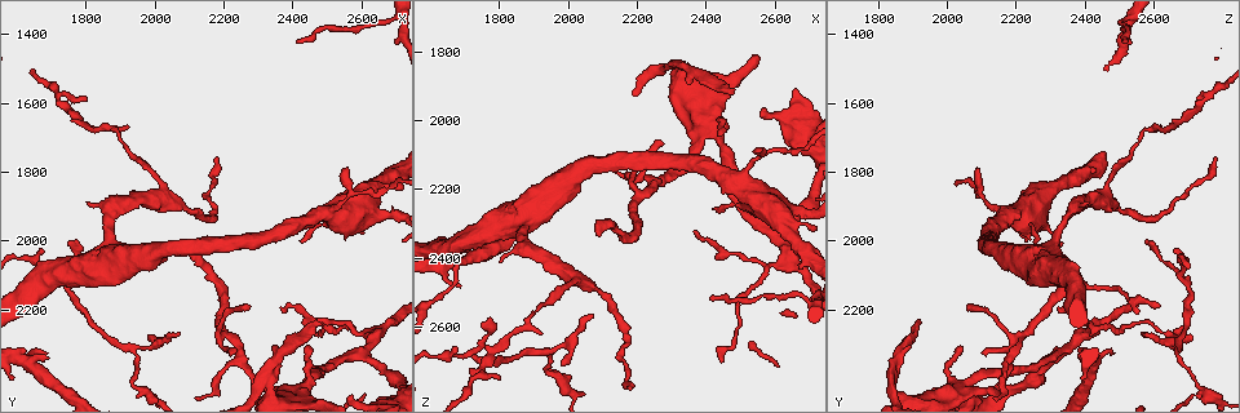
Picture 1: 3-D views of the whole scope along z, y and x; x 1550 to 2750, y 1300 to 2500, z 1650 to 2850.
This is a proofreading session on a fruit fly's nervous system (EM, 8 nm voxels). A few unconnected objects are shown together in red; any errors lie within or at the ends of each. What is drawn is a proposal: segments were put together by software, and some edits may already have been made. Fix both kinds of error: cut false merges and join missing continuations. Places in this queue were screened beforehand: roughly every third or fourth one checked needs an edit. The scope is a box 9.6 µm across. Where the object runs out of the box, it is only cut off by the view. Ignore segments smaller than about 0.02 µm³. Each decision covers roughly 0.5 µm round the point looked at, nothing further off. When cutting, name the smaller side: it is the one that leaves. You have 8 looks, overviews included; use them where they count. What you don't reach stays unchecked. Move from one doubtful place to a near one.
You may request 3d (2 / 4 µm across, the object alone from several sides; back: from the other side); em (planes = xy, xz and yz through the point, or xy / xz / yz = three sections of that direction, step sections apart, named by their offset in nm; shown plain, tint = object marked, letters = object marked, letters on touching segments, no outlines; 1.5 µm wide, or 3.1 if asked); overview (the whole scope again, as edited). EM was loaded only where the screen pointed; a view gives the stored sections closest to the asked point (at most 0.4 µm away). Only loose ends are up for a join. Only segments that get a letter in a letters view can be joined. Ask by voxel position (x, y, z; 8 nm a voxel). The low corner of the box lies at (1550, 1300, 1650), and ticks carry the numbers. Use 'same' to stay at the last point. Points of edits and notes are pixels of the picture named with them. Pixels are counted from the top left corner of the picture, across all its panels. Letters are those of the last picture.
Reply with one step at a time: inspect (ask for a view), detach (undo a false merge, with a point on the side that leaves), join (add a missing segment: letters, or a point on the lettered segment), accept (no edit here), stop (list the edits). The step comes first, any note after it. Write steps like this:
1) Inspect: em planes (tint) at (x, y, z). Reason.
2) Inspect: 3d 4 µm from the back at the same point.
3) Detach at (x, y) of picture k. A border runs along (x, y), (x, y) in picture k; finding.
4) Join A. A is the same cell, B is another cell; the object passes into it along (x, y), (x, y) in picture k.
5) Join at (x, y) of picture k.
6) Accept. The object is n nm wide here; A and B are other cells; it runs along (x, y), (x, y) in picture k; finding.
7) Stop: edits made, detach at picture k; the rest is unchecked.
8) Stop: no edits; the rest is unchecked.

Inspect: em planes (letters) at (2410, 2430, 2030). Abrupt turn.

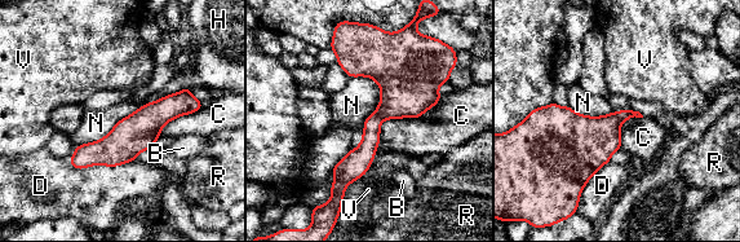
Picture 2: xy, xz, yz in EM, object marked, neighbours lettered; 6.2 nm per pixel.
Accept. The object is 200 nm wide here; B, C, D, H, N, R and V are other cells; a border runs along (145, 102), (102, 137), (75, 148) in picture 2; all the same cell.

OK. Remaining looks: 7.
Inspect: em planes (tint) at (2320, 2400, 1830). Calibre changes.

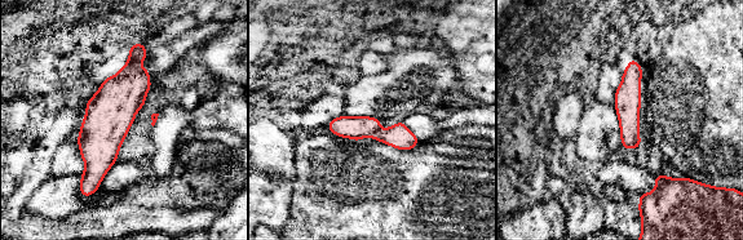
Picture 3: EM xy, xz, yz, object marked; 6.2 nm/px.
Inspect: em planes (letters) at the same point.

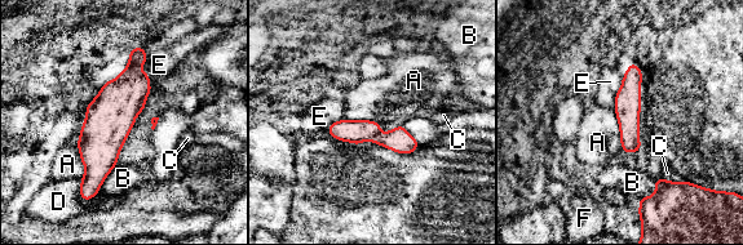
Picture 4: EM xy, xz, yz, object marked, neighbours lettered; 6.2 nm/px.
Detach at (355, 132) of picture 4. A, B, C, D, E and F are other cells; the part that leaves runs along (138, 50), (92, 192) in picture 4; a second cell is stuck on.

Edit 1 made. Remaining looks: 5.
Inspect: overview. See it whole again.

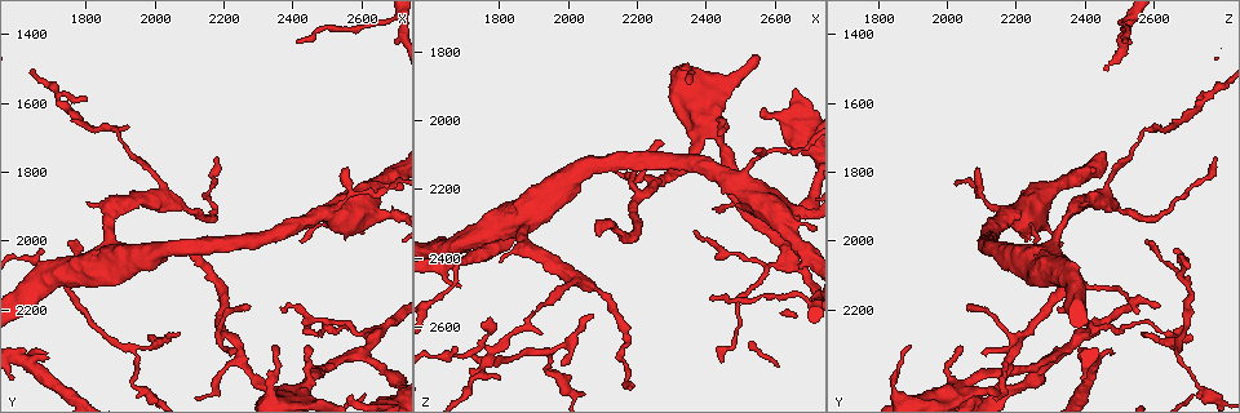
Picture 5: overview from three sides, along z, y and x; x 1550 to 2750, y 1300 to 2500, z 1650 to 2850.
Inspect: 3d 4 µm from the back at (1880, 1920, 2350). Thick turns thin.

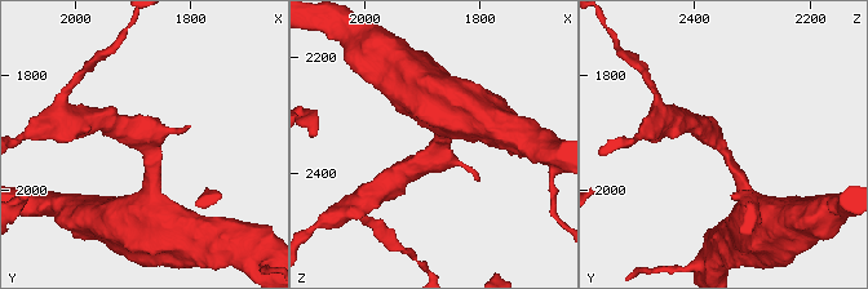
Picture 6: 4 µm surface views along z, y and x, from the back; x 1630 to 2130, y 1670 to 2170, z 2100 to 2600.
Inspect: em planes (tint) at (1875, 1925, 2360). Need the tissue.

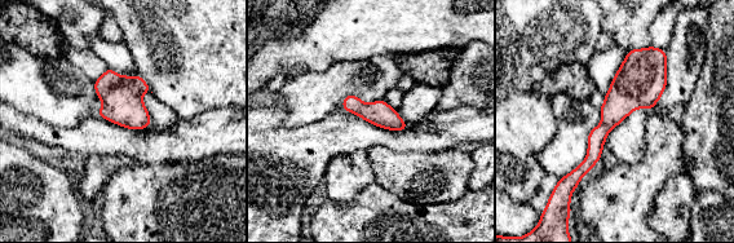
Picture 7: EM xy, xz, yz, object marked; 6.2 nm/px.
Inspect: em planes (letters) at the same point.

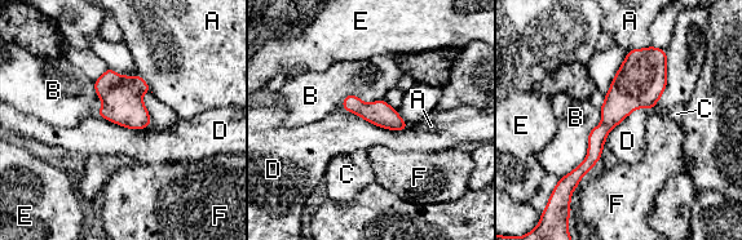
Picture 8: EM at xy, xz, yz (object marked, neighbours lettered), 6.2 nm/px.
Accept. A, B, C, D, E and F are other cells; it runs along (659, 53), (570, 178) in picture 8; all the same cell.

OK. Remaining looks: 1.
Stop: edits made, detach at picture 4; the rest is unchecked.

